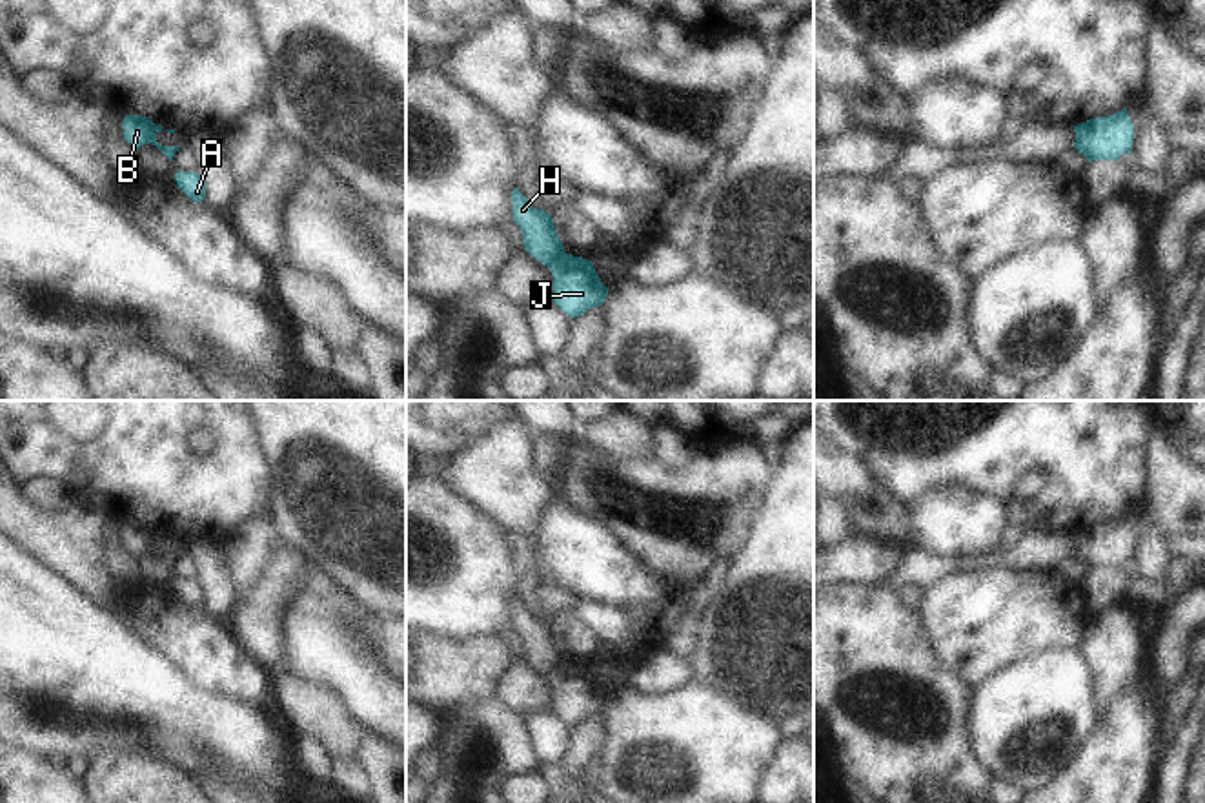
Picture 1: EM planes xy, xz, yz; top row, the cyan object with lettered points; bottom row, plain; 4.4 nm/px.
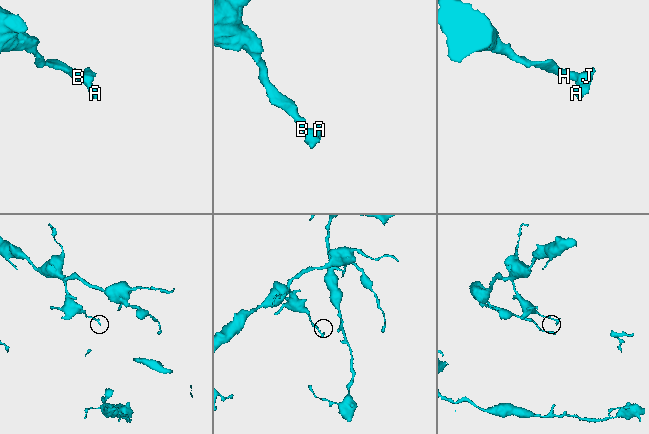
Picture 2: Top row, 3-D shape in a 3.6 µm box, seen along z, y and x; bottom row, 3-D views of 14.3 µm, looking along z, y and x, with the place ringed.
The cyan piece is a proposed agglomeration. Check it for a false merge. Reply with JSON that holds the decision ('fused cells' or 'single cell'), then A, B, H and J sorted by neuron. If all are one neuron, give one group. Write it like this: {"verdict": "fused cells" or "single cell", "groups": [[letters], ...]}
{"verdict": "fused cells", "groups": [["A", "J"], ["B", "H"]]}

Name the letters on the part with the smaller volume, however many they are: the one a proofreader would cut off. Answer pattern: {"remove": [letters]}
{"remove": ["A", "J"]}

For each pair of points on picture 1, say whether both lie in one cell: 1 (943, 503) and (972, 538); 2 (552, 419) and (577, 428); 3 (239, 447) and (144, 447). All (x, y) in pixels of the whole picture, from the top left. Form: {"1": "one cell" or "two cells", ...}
{"1": "one cell", "2": "one cell", "3": "one cell"}

